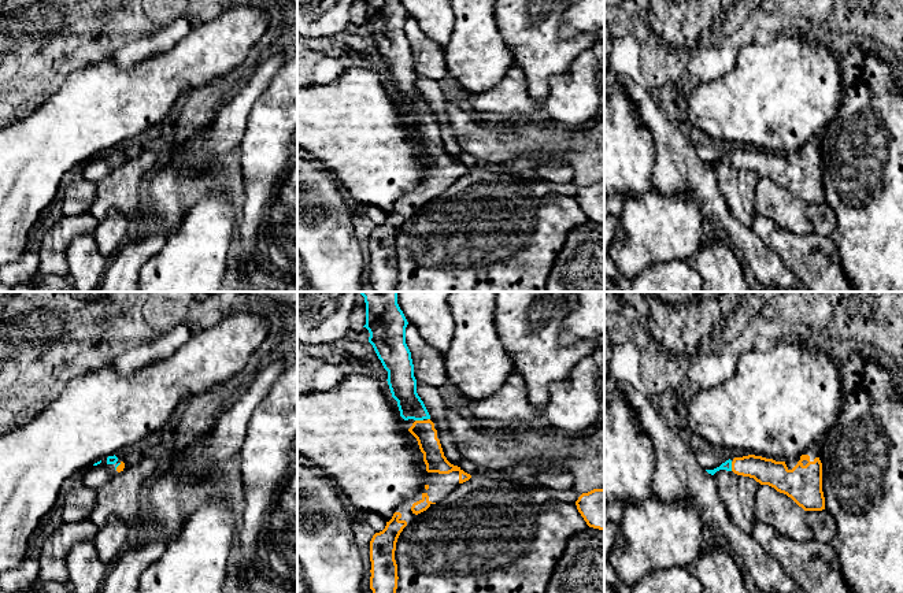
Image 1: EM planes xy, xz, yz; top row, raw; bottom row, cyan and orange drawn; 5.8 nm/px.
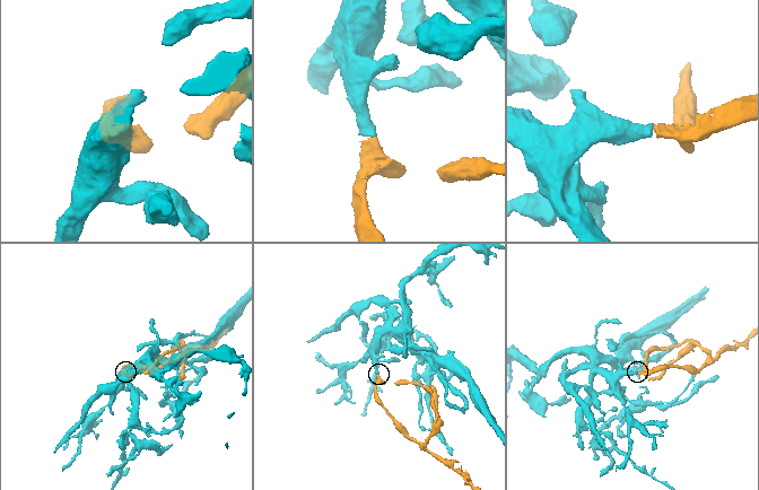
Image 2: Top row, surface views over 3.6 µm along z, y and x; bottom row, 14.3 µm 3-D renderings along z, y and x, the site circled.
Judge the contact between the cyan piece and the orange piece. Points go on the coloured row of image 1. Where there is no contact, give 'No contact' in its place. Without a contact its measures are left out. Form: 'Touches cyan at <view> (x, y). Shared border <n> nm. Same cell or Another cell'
Touches cyan at yz (731, 466). Shared border 60 nm. Same cell

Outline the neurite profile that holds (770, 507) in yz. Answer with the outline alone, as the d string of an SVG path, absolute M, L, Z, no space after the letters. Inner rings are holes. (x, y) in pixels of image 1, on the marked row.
M760 485L754 496L754 518L793 541L807 542L813 540L804 509L791 497L769 485Z

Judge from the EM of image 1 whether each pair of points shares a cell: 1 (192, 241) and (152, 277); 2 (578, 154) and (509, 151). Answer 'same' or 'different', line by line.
1: same
2: same

